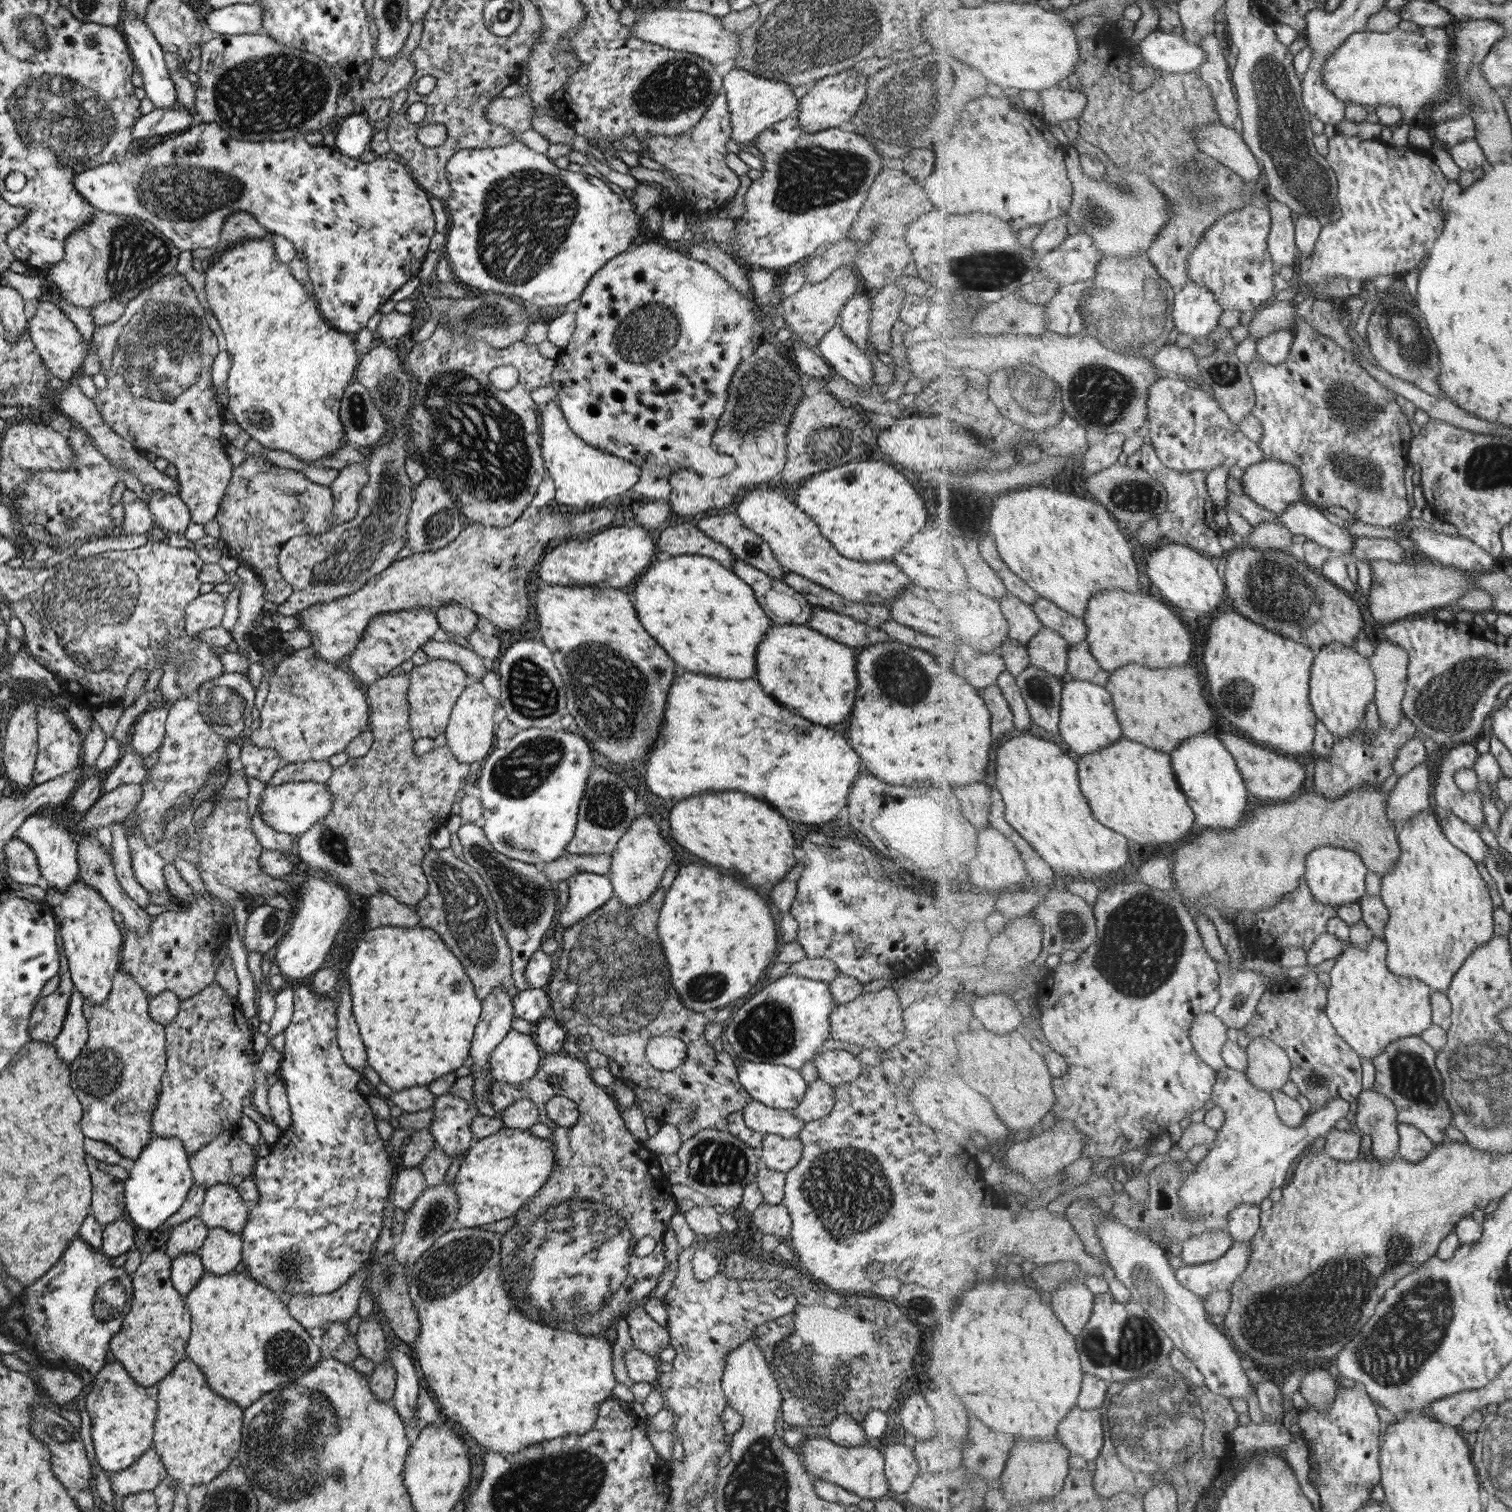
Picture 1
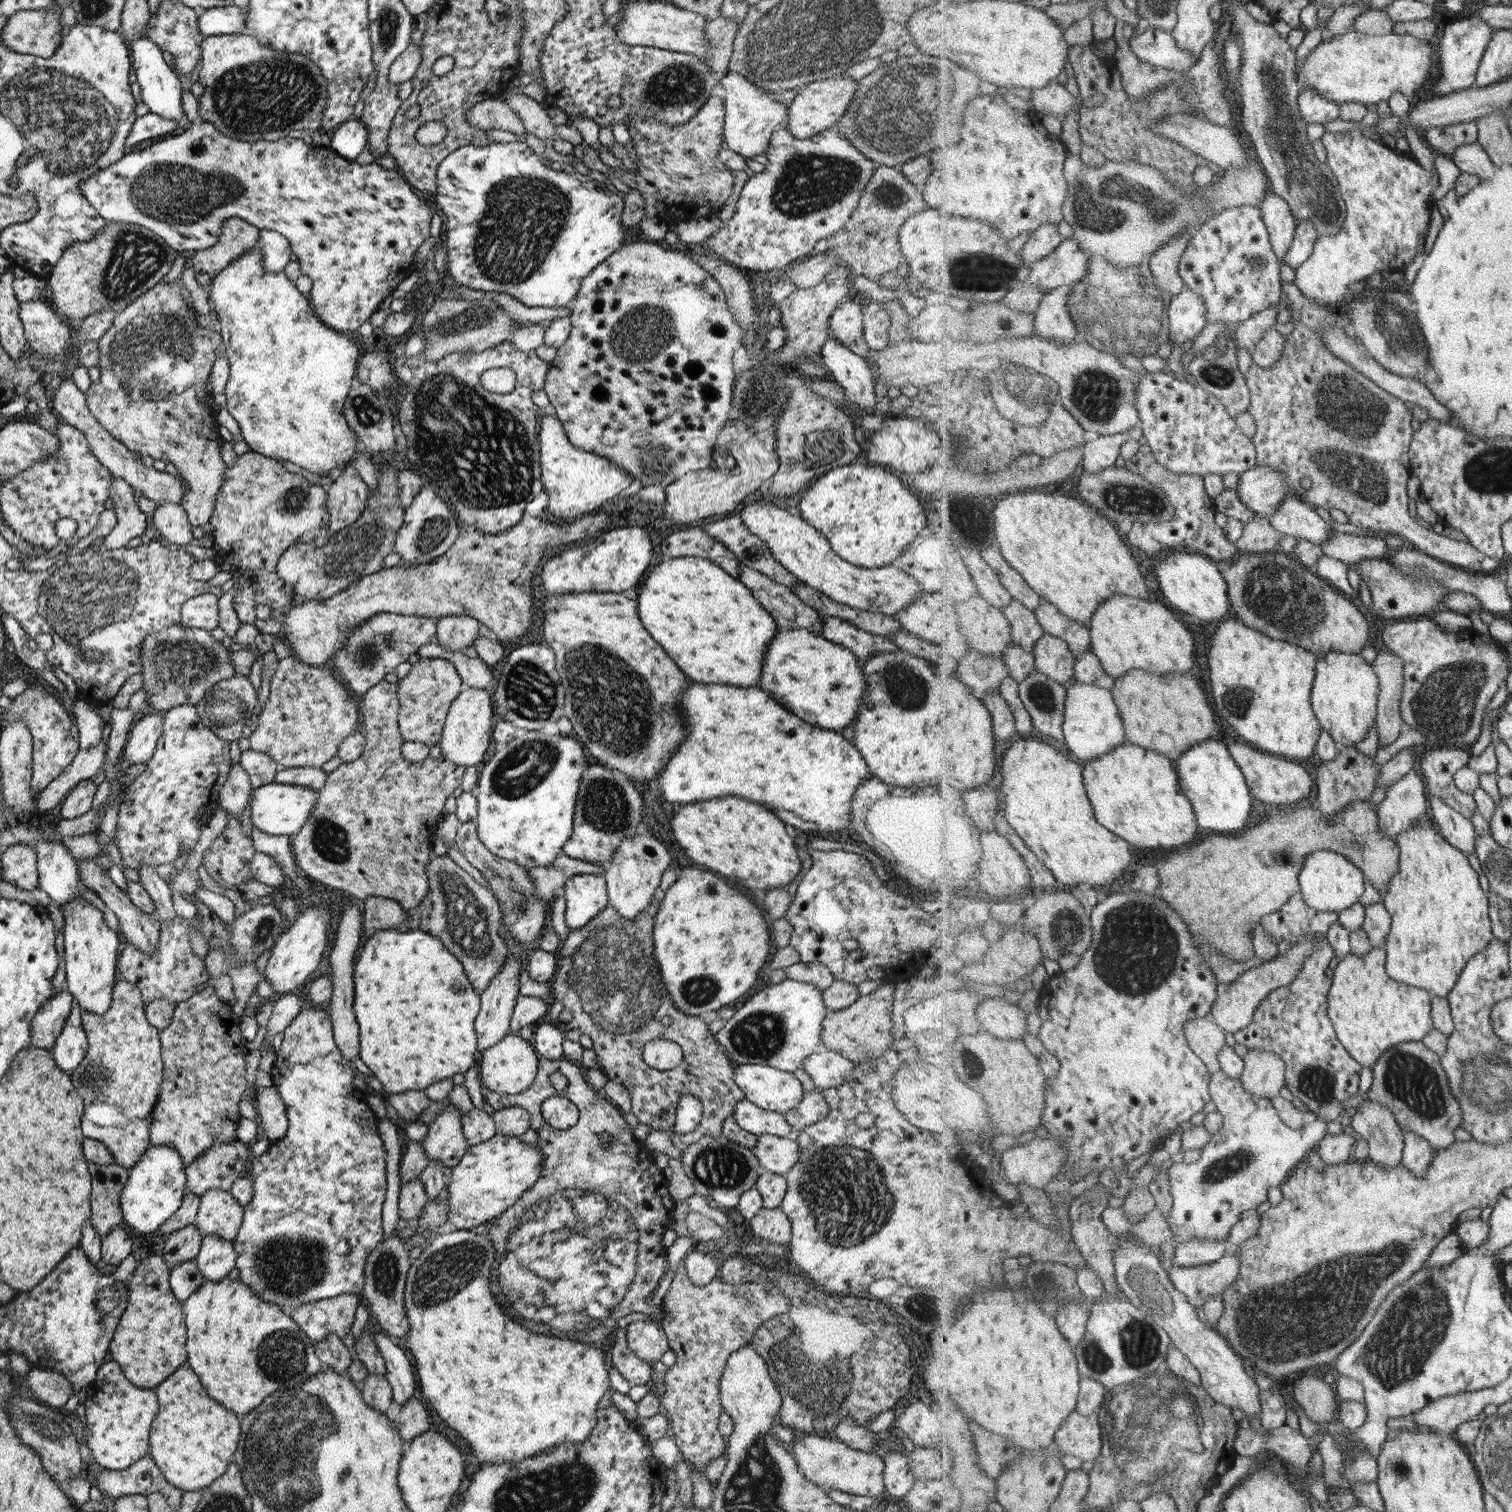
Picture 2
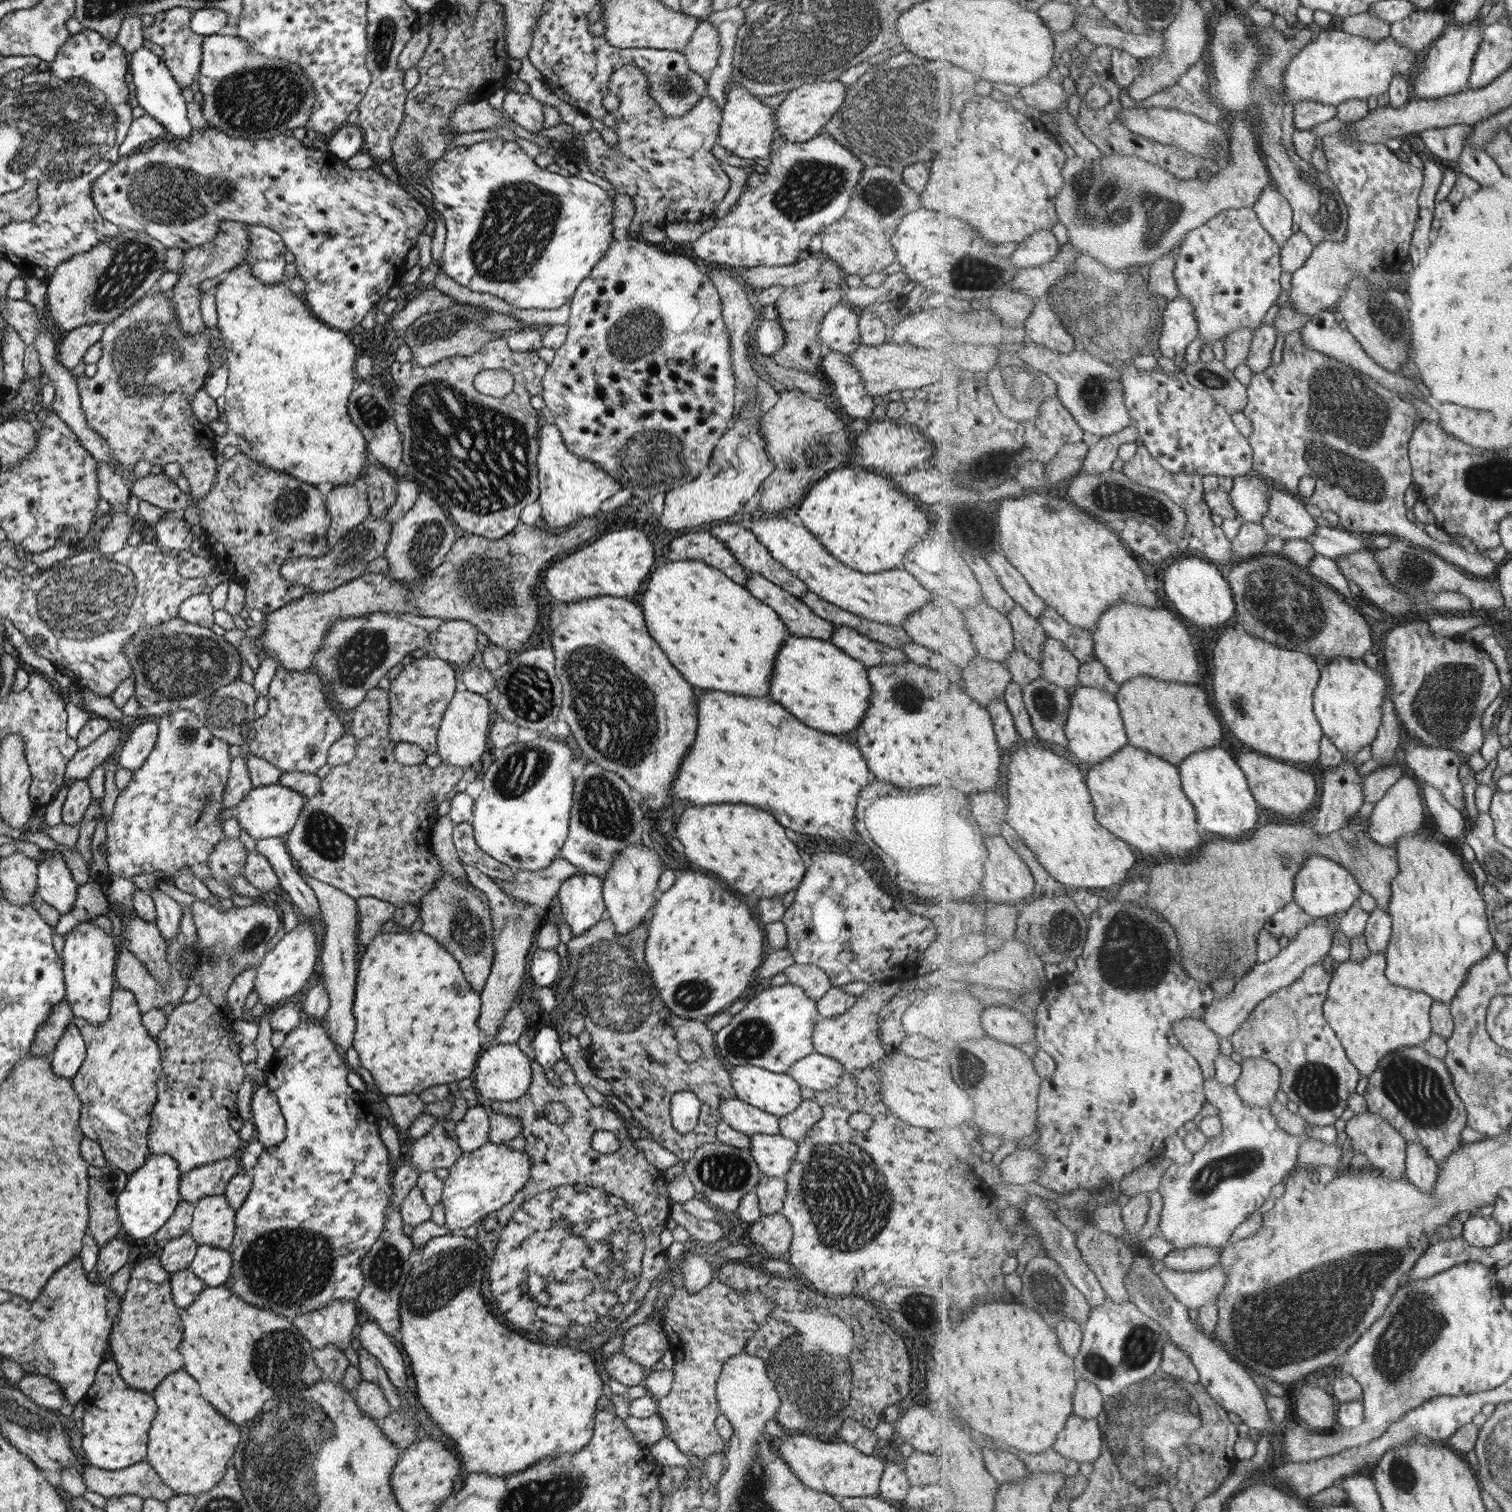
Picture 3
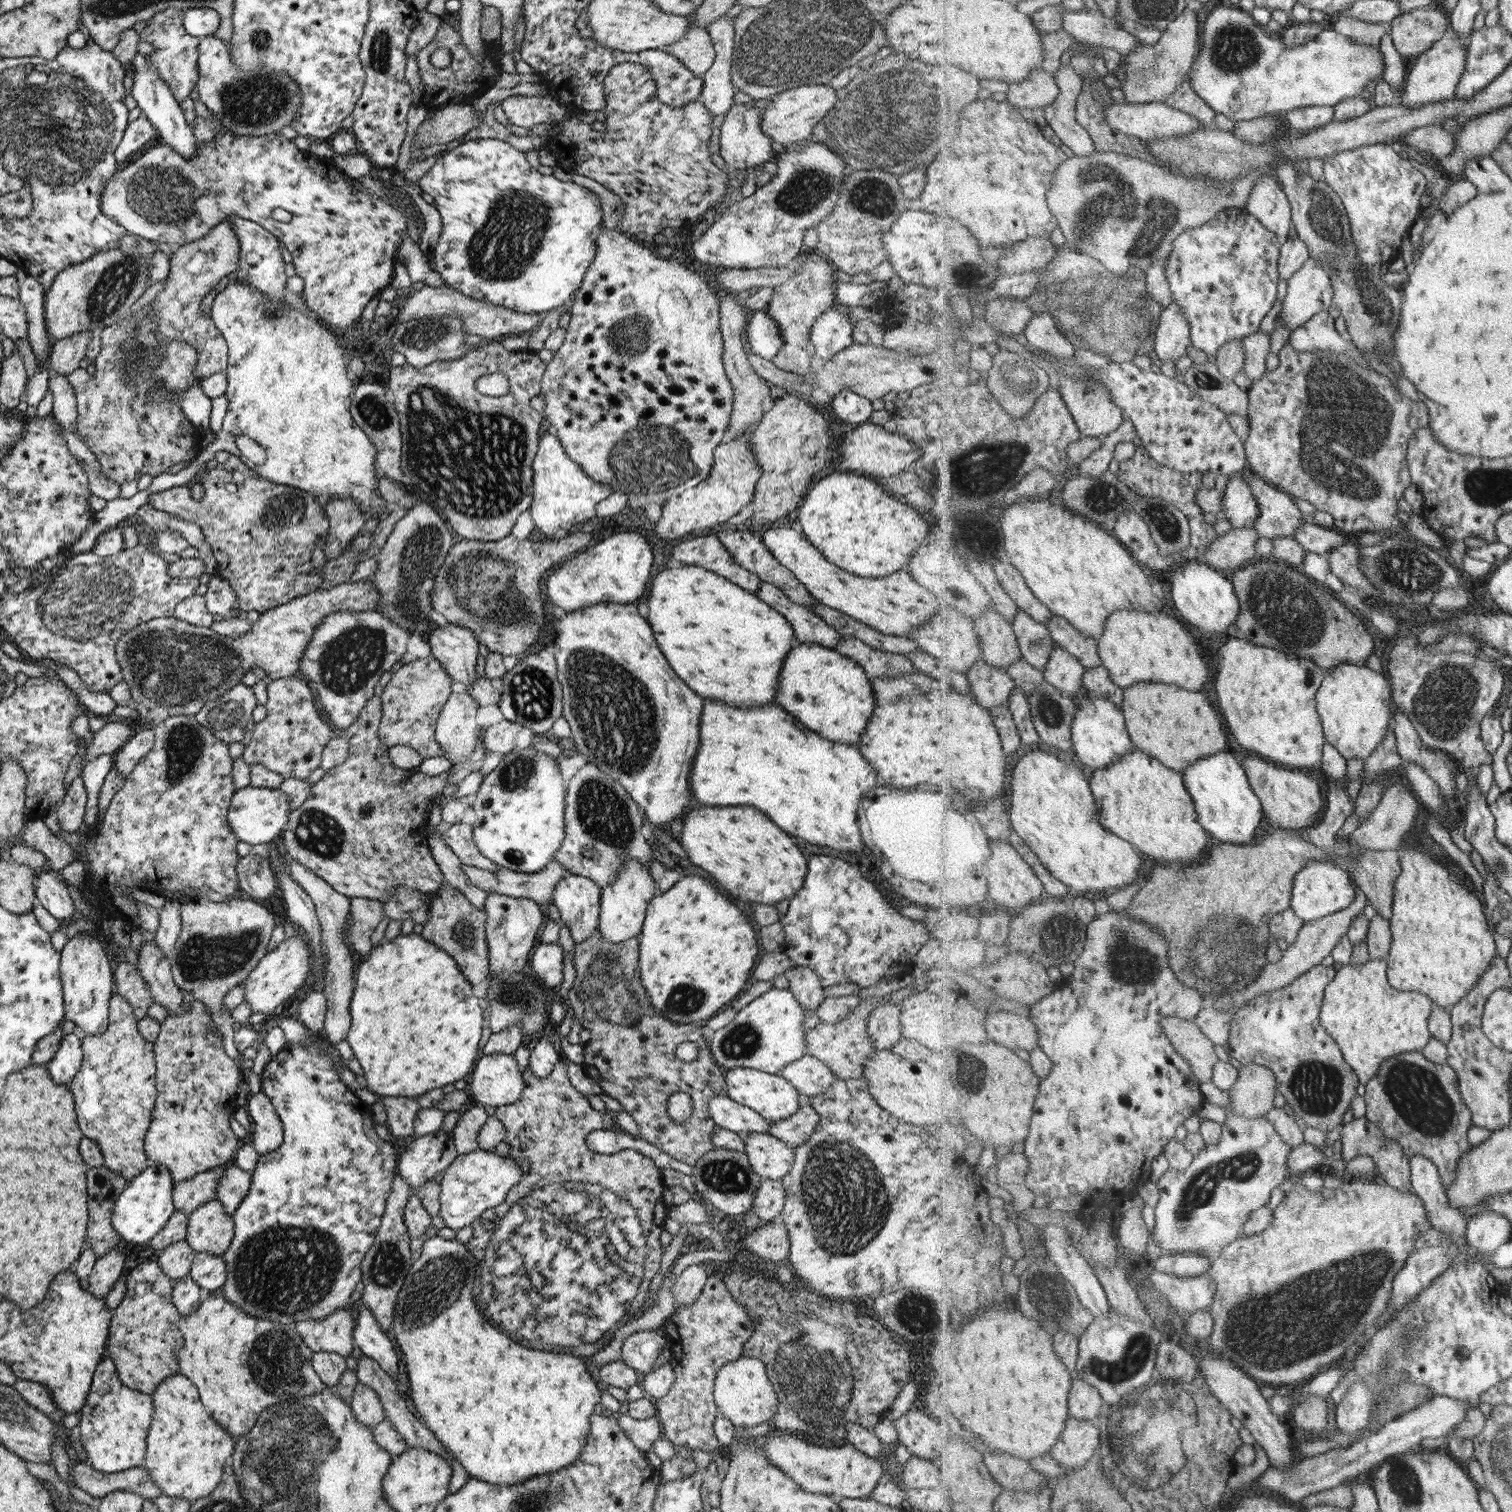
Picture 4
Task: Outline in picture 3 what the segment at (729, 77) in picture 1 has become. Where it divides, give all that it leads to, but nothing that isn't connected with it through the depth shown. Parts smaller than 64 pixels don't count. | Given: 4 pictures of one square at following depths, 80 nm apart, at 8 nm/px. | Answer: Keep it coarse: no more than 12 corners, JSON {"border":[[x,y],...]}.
{"border":[[729,82],[717,142],[768,158],[773,111]]}

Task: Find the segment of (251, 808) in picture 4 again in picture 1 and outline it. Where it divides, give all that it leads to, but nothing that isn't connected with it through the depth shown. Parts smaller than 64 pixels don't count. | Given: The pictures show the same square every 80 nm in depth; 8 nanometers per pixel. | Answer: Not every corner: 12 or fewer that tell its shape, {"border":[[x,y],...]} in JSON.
{"border":[[326,783],[260,792],[259,814],[295,837],[331,811]]}

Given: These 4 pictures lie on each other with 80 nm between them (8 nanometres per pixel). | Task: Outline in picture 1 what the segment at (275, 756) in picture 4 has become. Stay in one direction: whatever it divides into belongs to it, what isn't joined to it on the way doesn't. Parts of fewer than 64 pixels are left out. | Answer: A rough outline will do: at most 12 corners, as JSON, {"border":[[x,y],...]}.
{"border":[[285,654],[246,739],[288,763],[327,760],[368,730],[341,665]]}

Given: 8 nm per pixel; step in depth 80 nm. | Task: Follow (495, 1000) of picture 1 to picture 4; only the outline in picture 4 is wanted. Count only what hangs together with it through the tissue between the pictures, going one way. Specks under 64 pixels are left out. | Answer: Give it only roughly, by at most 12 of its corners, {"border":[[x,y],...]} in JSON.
{"border":[[528,898],[484,900],[490,976],[520,972],[544,924]]}

